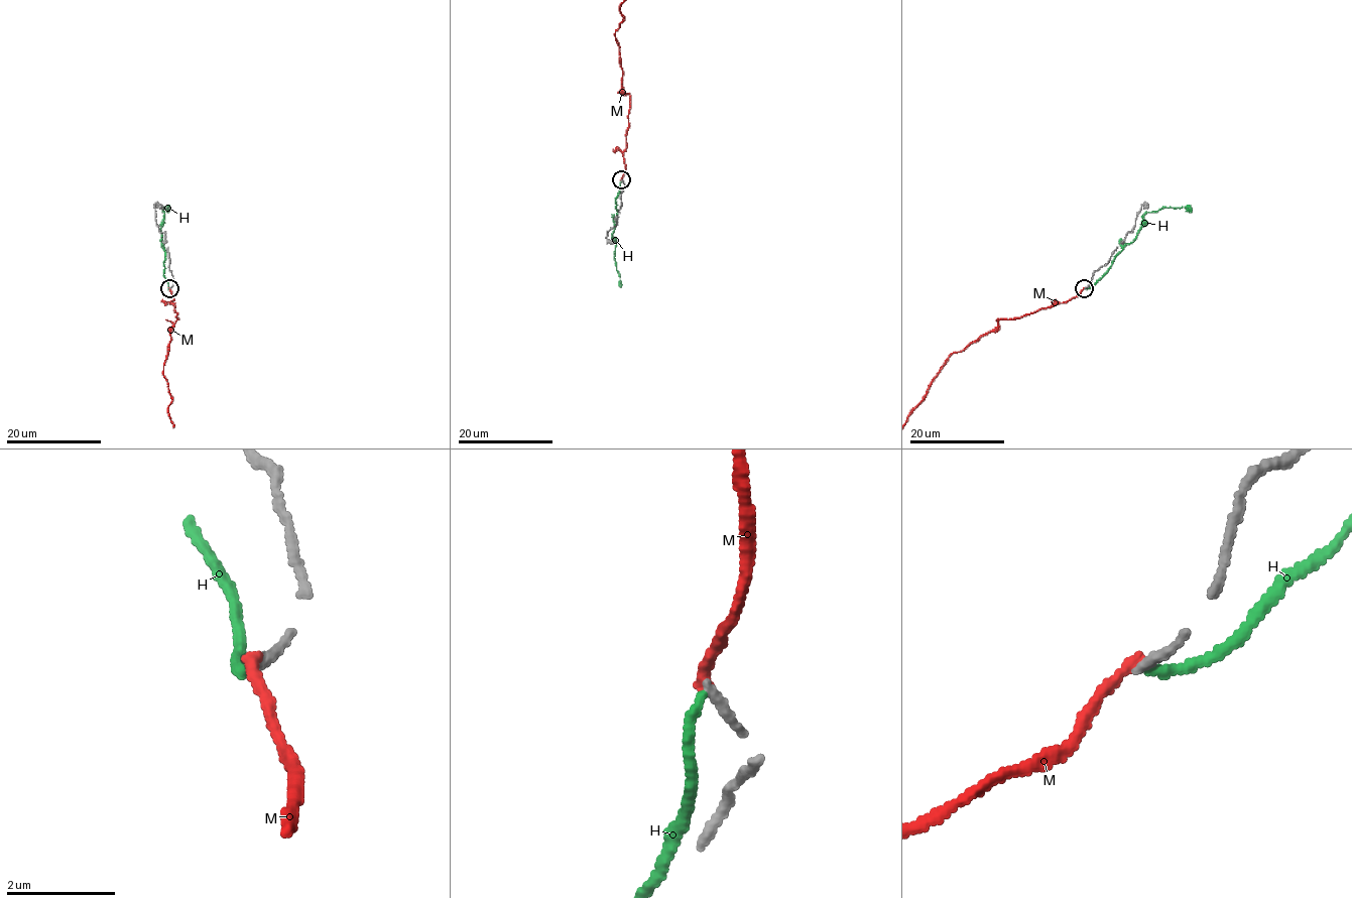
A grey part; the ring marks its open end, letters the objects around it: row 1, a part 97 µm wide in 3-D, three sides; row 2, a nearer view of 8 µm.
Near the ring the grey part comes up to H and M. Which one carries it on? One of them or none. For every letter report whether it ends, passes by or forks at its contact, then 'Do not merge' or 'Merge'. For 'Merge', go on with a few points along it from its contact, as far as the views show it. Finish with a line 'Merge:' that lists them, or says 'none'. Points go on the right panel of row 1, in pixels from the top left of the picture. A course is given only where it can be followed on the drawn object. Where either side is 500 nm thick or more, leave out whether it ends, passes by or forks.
H: It ends there. Do not merge
M: It ends there. Do not merge
Merge: none

